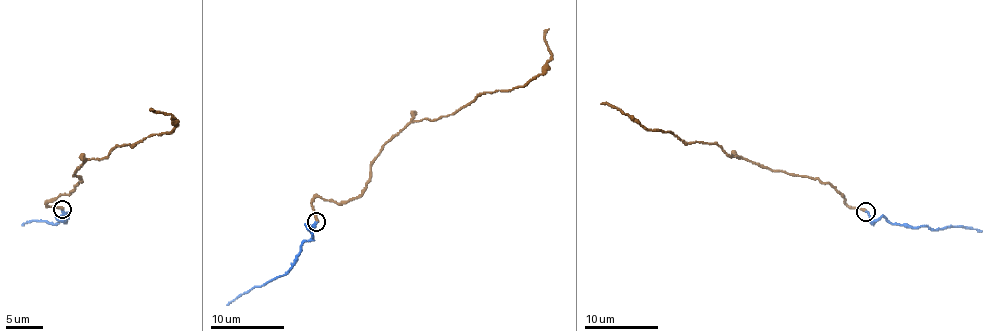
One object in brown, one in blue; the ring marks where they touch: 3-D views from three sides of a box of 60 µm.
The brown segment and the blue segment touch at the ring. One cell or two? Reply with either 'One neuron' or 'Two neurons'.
One neuron

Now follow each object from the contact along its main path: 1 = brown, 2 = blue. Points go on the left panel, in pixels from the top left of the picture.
1: (62, 209), (46, 207), (81, 180), (72, 176), (86, 159), (170, 134), (173, 117), (153, 109)
2: (62, 209), (68, 216), (65, 214), (63, 219), (66, 219), (66, 222), (55, 224), (26, 221), (21, 226)

